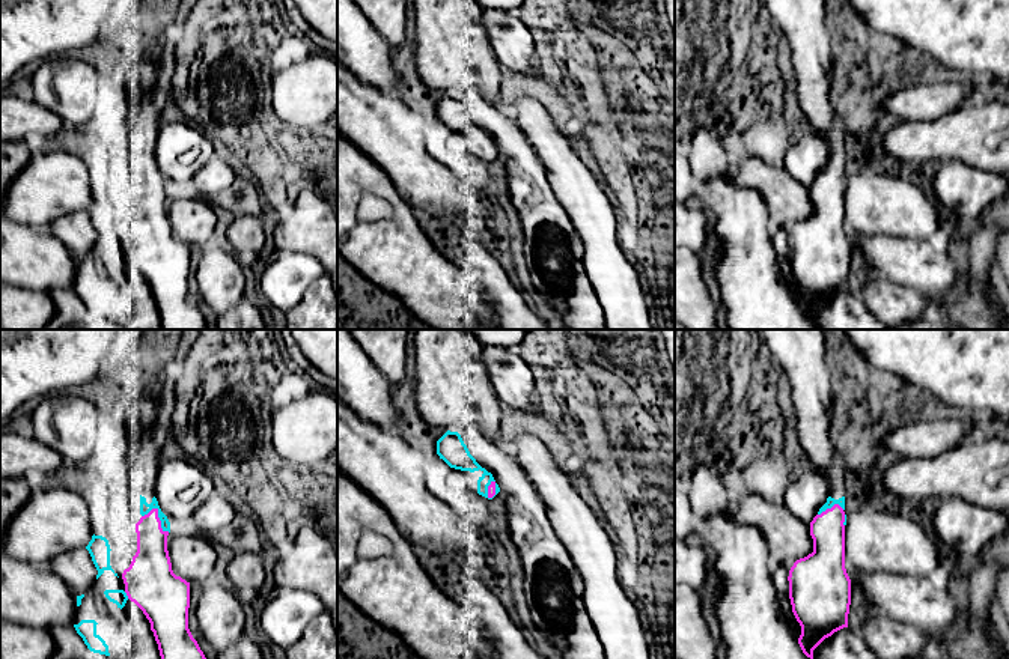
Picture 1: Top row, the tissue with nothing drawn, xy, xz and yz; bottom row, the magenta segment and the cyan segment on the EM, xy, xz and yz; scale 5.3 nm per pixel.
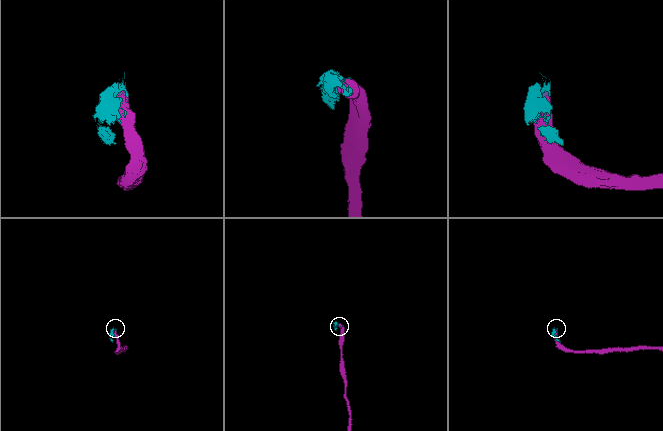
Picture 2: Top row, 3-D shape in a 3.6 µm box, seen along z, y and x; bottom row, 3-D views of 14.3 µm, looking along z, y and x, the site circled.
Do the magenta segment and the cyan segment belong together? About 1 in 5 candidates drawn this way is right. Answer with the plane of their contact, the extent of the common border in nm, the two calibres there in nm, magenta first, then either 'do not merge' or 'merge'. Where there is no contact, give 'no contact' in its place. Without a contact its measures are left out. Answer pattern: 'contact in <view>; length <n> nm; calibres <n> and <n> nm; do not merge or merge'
contact in xy; length 180 nm; calibres 190 and 60 nm; do not merge

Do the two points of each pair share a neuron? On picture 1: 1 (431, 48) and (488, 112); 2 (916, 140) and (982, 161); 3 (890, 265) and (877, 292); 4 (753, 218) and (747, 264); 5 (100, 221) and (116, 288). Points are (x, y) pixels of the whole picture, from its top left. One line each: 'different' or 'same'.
1: different
2: same
3: different
4: same
5: same

